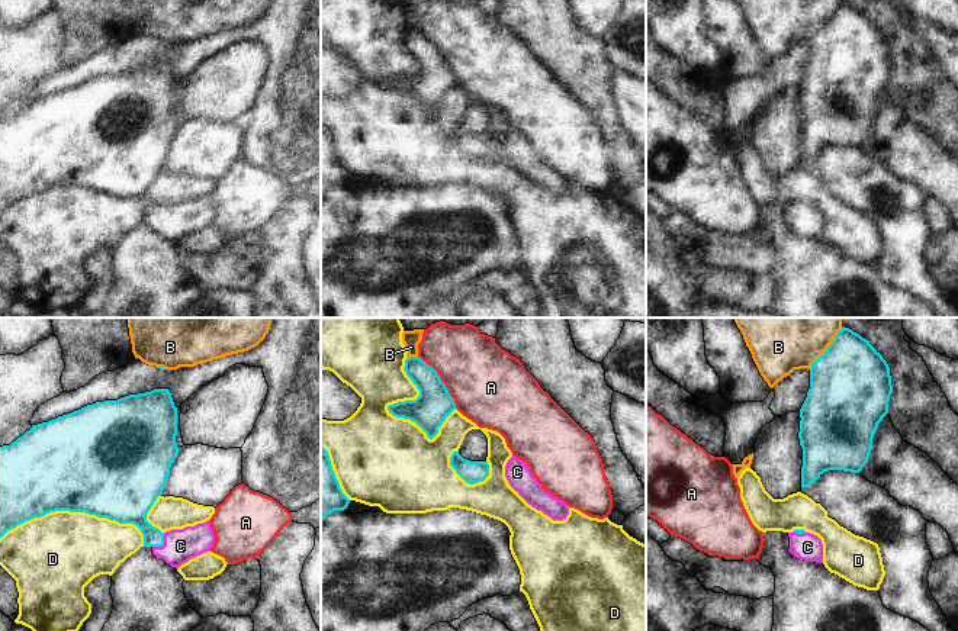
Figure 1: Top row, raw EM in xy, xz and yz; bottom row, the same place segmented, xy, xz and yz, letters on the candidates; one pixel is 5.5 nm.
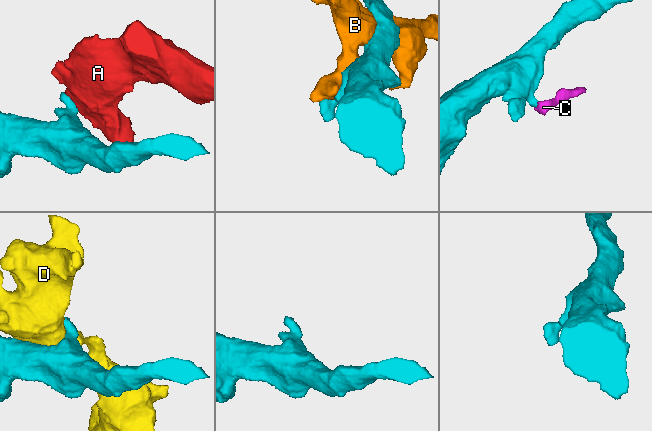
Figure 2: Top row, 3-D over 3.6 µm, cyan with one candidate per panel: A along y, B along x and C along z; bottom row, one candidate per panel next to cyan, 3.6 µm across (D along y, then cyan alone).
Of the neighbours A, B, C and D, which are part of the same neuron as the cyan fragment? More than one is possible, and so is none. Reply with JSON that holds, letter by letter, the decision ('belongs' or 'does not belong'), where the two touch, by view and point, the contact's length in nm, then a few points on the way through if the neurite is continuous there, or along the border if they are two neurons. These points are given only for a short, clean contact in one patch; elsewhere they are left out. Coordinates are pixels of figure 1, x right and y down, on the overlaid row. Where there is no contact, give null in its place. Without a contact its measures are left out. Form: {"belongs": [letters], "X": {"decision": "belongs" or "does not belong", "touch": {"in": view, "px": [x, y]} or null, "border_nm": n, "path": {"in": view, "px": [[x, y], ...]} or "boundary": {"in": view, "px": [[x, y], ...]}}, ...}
{"belongs": ["C"], "A": {"decision": "does not belong", "touch": {"in": "xz", "px": [441, 382]}, "border_nm": 360, "boundary": {"in": "xz", "px": [[418, 356], [436, 372], [456, 408]]}}, "B": {"decision": "does not belong", "touch": {"in": "yz", "px": [828, 348]}, "border_nm": 300}, "C": {"decision": "belongs", "touch": {"in": "xy", "px": [163, 544]}, "border_nm": 100, "path": {"in": "xy", "px": [[134, 509], [140, 521], [163, 544], [180, 546]]}}, "D": {"decision": "does not belong", "touch": {"in": "xy", "px": [79, 511]}, "border_nm": 800}}

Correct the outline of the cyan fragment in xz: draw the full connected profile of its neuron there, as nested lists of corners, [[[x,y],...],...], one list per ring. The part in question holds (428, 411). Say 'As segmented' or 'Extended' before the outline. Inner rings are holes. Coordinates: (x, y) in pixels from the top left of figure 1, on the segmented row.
As segmented. [[[419,357],[406,358],[404,370],[419,390],[419,396],[415,400],[389,405],[388,411],[396,418],[415,422],[433,440],[446,418],[456,409],[454,399],[437,371]]]

